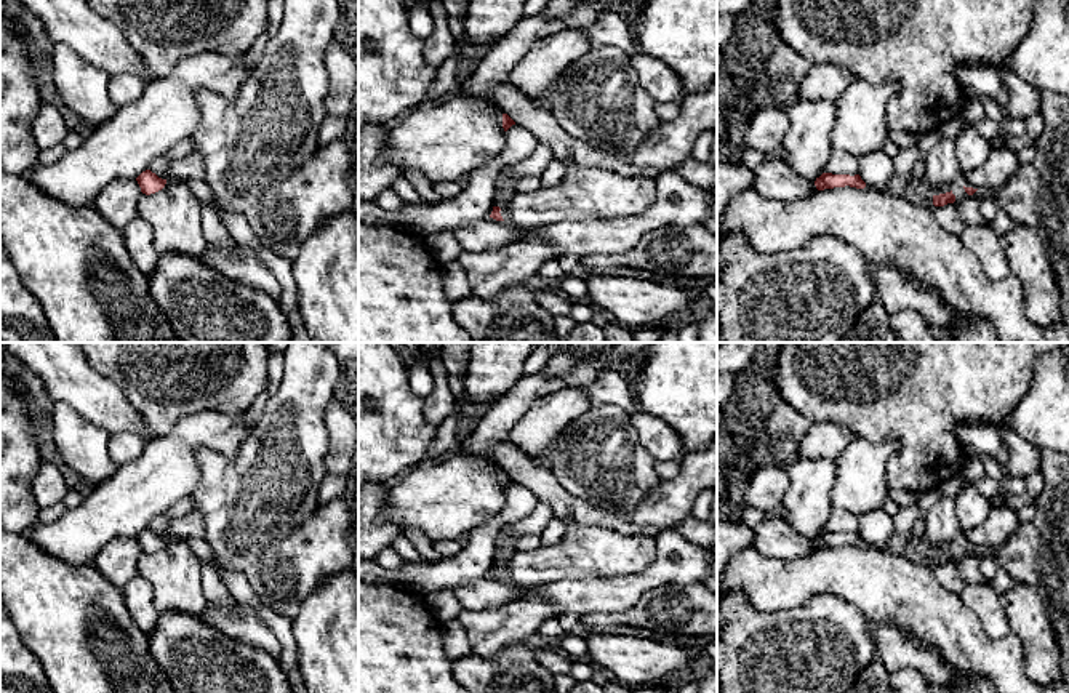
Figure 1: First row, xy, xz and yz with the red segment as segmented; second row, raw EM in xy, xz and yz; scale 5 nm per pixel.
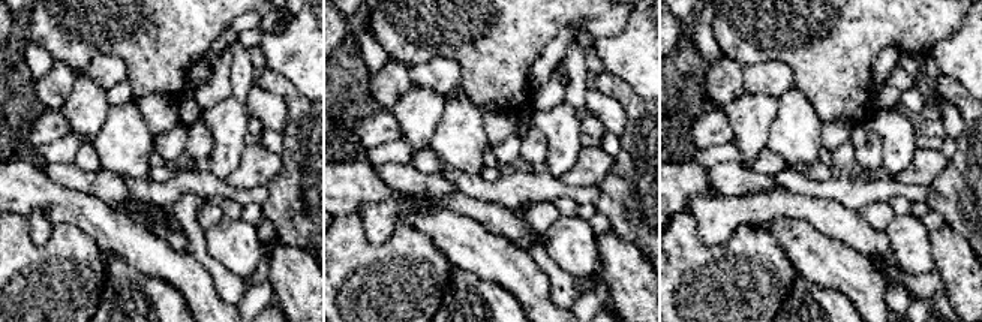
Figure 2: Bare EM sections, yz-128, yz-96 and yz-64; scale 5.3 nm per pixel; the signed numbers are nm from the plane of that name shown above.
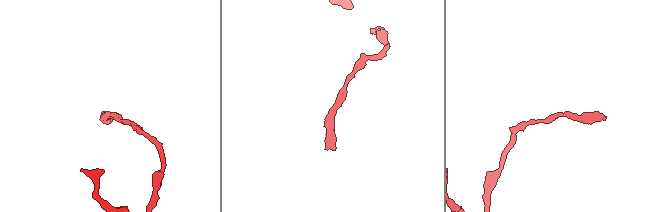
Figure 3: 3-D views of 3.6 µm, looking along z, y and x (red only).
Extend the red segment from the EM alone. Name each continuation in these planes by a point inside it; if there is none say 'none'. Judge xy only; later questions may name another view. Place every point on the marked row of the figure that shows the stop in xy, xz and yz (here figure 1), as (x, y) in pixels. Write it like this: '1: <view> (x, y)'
none

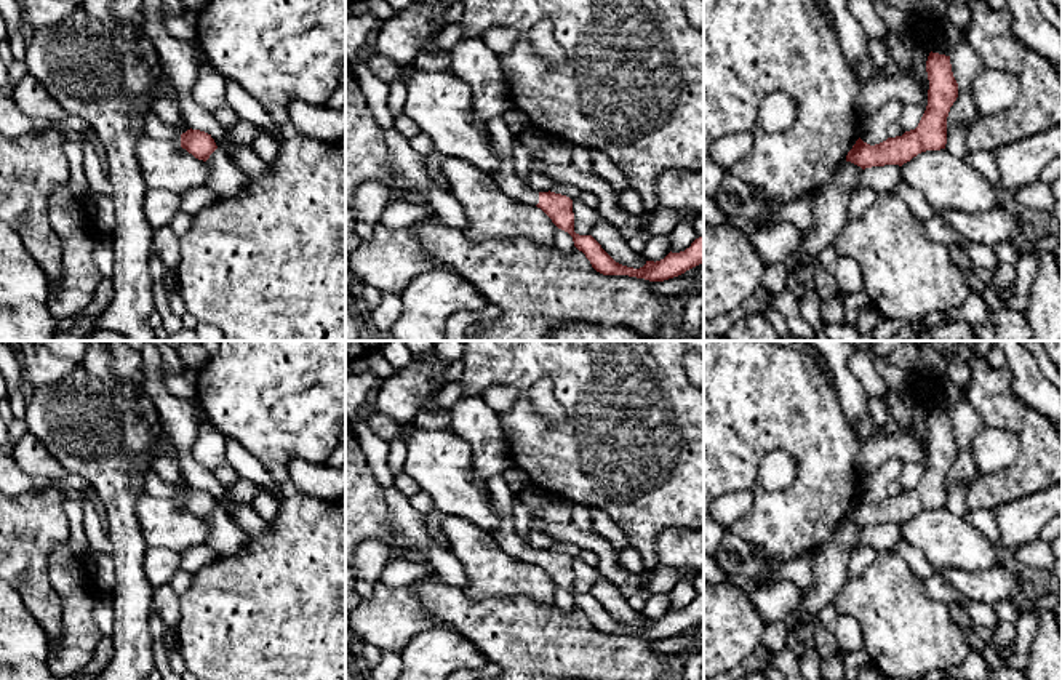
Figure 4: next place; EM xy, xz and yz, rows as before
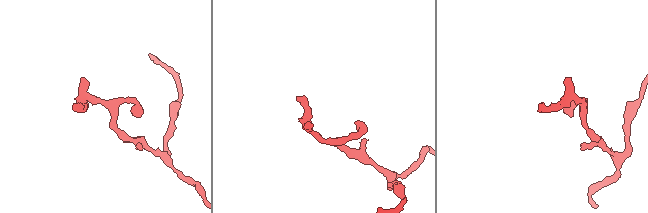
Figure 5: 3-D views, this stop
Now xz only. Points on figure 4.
1: xz (501, 138)

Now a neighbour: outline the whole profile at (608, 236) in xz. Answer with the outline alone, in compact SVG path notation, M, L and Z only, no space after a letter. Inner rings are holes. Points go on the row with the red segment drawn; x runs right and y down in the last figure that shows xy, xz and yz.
M600 219L592 234L590 234L601 248L619 264L640 269L646 264L646 259L643 254L635 253L629 242L622 237L619 229L608 222L606 219Z

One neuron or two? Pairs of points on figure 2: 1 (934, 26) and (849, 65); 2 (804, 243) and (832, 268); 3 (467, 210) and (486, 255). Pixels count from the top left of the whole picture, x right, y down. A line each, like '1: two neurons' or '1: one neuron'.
1: one neuron
2: one neuron
3: two neurons

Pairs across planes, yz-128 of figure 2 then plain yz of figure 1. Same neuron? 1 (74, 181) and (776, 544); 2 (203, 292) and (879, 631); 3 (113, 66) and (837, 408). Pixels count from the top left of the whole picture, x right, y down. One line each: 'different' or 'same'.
1: same
2: same
3: different

